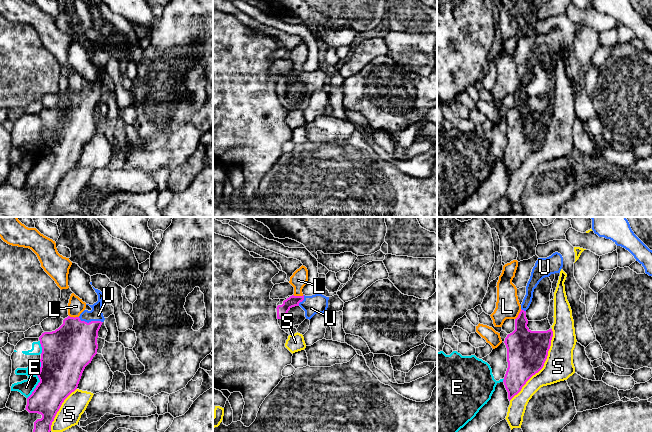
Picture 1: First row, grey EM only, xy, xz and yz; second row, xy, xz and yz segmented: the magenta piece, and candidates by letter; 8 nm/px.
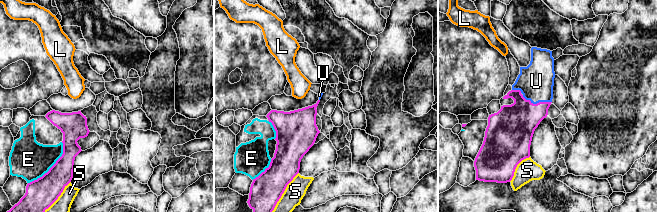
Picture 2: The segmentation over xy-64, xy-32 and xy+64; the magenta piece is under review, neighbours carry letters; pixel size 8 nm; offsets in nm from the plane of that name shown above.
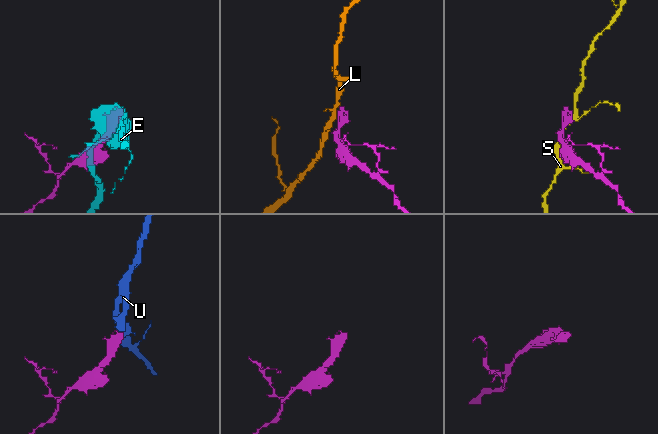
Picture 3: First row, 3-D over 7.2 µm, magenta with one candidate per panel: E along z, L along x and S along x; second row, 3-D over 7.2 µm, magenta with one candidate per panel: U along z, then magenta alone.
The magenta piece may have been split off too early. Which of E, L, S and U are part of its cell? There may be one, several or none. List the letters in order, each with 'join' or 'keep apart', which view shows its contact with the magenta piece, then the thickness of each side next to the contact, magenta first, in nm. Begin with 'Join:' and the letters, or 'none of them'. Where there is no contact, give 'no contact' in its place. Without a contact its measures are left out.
Join: U
E: keep apart; contact in xy; calibres 340 and 120 nm
L: keep apart; contact in xz; calibres 90 and 140 nm
S: keep apart; contact in yz; calibres 320 and 220 nm
U: join; contact in xy; calibres 380 and 100 nm

